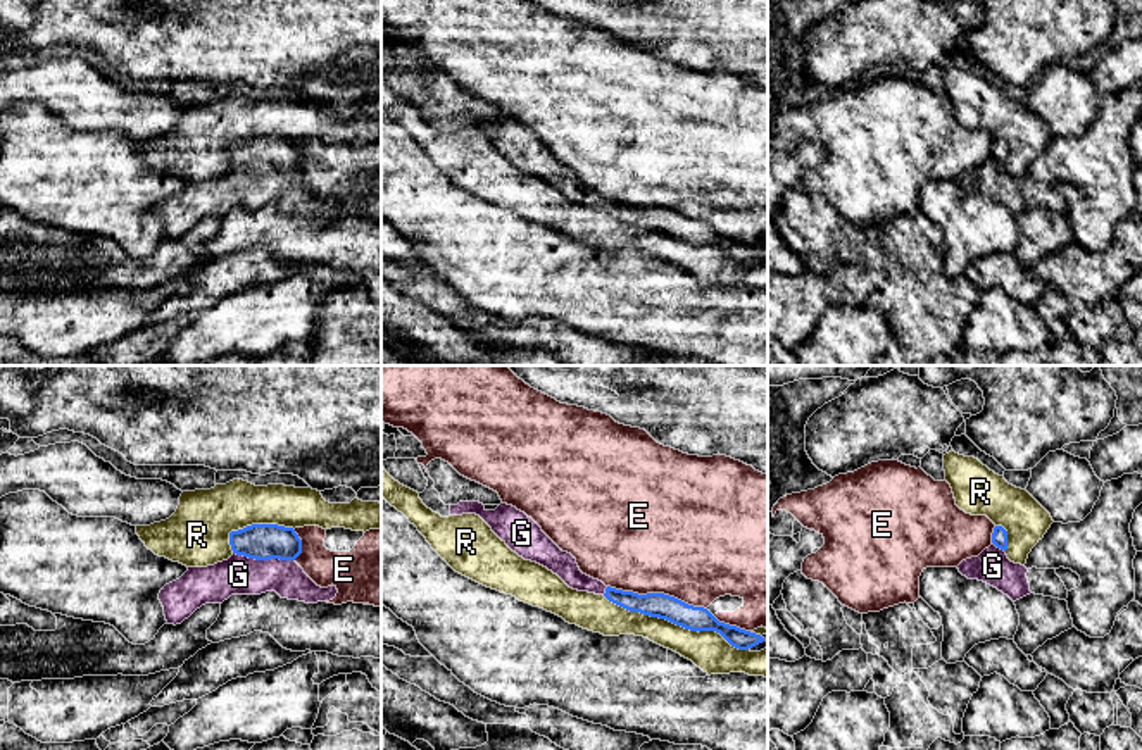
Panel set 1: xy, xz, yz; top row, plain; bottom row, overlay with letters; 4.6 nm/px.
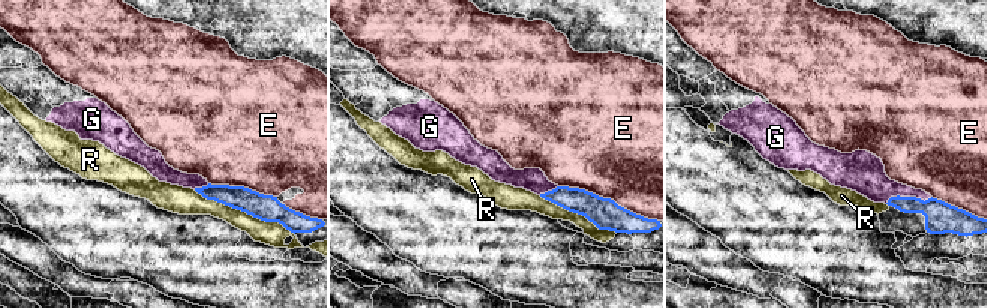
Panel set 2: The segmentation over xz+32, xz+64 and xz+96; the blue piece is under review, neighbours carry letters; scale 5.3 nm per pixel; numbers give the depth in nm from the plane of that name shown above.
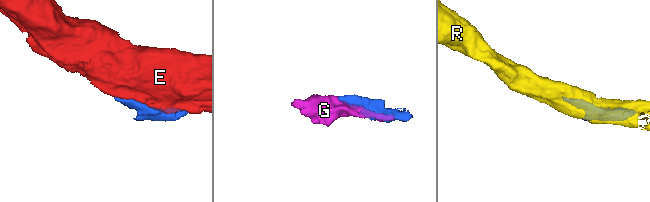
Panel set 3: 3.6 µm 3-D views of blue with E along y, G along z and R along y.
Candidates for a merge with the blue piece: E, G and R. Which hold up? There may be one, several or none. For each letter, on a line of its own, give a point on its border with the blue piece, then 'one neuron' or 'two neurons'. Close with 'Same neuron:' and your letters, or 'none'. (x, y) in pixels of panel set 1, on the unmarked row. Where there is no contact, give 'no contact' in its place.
E: contact xz (658, 207); two neurons
G: contact xy (264, 173); one neuron
R: contact xz (675, 237); two neurons
Same neuron: G

